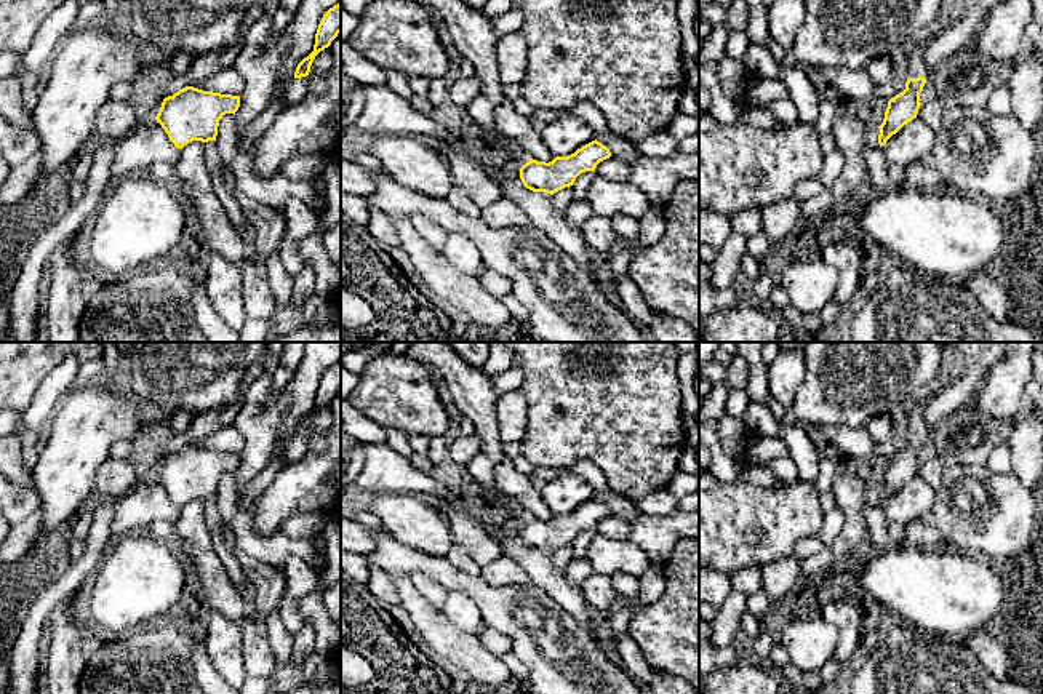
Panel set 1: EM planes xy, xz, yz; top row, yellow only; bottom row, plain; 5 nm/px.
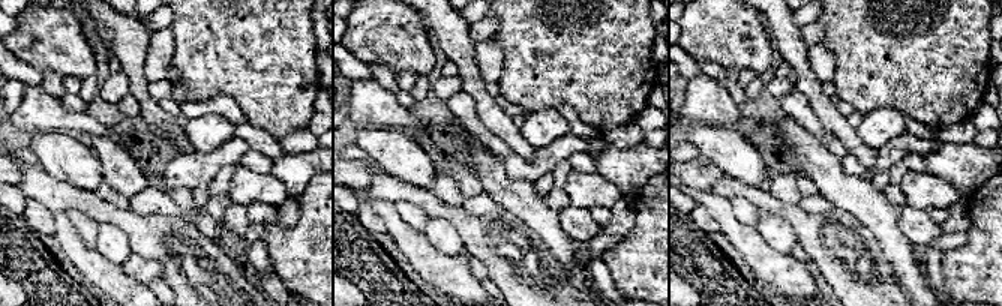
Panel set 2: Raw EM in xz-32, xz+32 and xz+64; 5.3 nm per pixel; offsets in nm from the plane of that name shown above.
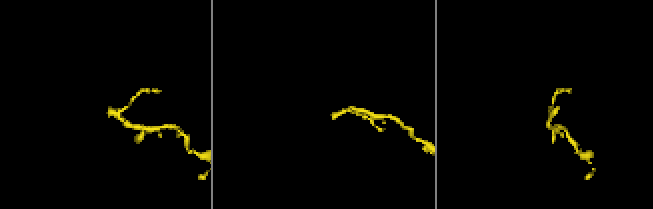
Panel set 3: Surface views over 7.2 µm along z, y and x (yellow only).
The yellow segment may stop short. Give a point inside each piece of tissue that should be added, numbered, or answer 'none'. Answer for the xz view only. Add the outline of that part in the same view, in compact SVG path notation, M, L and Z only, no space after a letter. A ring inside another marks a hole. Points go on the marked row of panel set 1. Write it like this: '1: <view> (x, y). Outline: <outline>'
1: xz (519, 154). Outline: M522 147L510 150L510 155L512 155L512 162L518 162L522 165L531 160L531 157Z

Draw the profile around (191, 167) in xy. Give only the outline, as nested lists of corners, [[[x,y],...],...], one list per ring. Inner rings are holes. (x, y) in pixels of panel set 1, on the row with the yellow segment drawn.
[[[192,141],[184,146],[173,168],[187,185],[203,193],[213,192],[213,179],[206,166],[205,147],[202,141]]]

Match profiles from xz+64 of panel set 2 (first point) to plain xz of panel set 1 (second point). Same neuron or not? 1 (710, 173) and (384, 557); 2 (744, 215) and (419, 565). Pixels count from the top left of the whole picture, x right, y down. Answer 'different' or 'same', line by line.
1: different
2: different

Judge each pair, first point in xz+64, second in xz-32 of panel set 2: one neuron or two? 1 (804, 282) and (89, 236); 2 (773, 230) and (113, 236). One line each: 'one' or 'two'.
1: two
2: one

